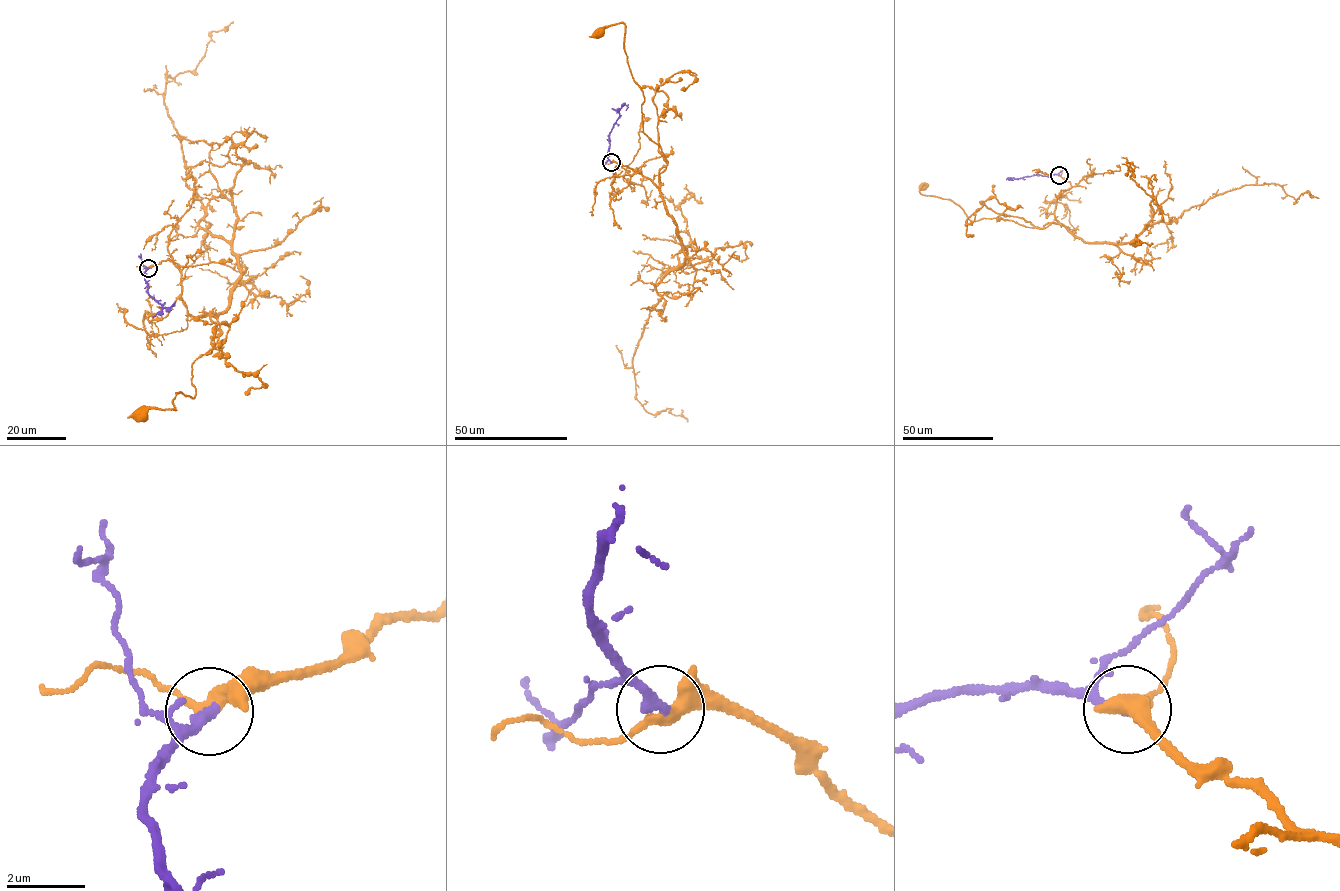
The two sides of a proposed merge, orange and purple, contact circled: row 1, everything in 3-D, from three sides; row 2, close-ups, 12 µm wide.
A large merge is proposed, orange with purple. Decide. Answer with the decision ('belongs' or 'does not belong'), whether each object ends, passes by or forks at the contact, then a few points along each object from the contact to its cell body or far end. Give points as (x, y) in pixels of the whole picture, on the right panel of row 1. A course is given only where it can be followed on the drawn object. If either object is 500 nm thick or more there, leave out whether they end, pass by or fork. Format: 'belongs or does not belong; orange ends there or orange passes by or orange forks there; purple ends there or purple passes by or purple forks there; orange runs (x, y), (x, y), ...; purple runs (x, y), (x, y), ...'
belongs; orange passes by; purple ends there; orange runs (1060, 175), (1071, 185), (1054, 212), (1062, 225), (1041, 228), (971, 221), (950, 200), (920, 193), (923, 186); purple runs (1059, 175), (1009, 178), (1013, 180)

